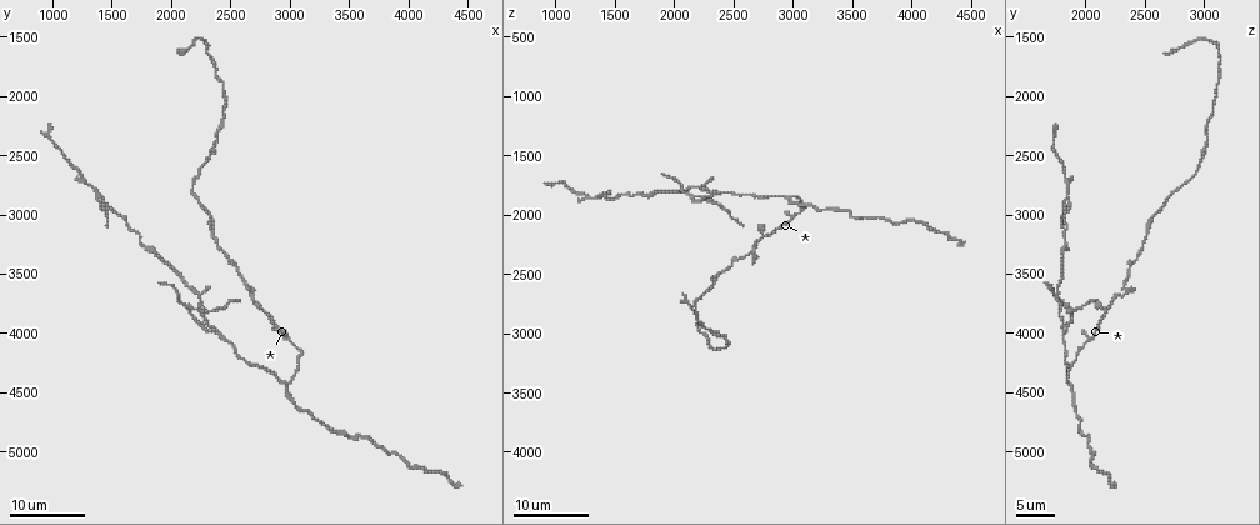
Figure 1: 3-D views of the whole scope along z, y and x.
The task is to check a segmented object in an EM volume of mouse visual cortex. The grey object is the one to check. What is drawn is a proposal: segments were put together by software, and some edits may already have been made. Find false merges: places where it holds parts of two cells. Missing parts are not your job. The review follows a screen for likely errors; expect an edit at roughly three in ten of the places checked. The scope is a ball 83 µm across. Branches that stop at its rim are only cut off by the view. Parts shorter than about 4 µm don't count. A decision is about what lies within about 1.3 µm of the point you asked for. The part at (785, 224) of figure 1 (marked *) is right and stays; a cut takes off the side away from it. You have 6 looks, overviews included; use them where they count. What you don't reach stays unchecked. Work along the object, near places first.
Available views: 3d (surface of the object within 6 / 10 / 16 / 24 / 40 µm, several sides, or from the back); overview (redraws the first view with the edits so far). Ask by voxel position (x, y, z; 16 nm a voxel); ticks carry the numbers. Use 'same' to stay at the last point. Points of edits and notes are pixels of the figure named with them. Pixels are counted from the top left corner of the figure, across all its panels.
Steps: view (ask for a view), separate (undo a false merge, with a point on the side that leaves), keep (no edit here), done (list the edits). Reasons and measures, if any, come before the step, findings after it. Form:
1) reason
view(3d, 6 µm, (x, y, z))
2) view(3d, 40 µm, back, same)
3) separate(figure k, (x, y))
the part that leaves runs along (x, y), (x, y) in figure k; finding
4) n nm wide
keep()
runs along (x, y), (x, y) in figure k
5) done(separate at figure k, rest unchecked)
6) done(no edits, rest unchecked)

calibre changes
view(3d, 24 µm, (2680, 3680, 2340))

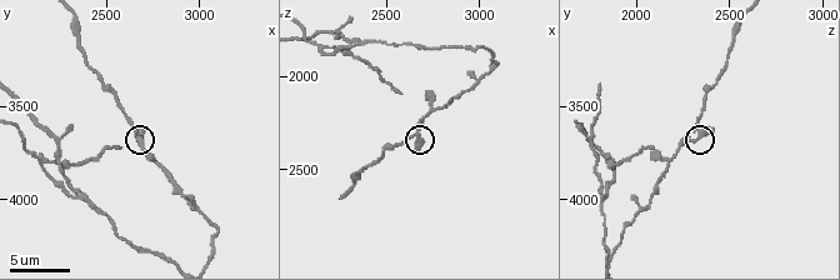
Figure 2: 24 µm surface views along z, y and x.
view(3d, 6 µm, (2680, 3660, 2320))

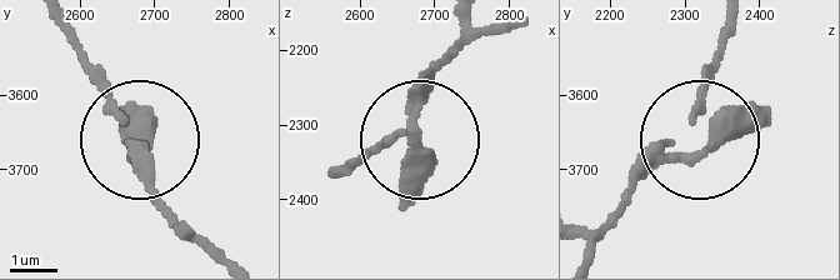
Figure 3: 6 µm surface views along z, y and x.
3 arms
keep()
runs along (500, 21), (440, 69), (413, 141), (400, 133), (349, 165) in figure 3; all the same cell

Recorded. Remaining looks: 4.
side arm on a straight run
view(3d, 10 µm, (2320, 3940, 1820))

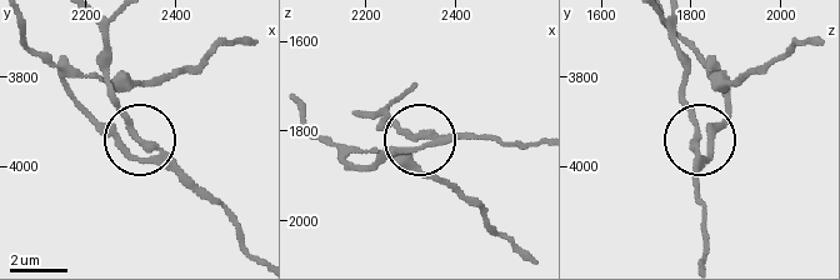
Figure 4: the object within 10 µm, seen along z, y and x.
210 nm wide
separate(figure 4, (121, 149))
the part that leaves runs along (160, 161), (134, 154), (73, 78), (163, 83), (254, 41) in figure 4; a second cell is stuck on

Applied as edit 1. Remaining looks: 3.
view(overview)

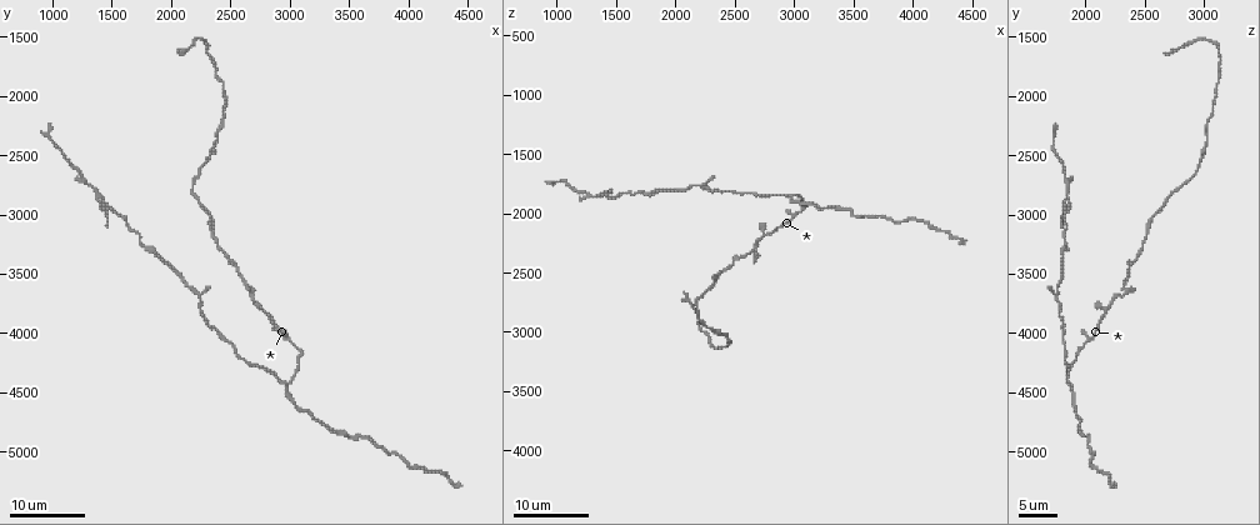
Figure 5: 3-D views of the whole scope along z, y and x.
sudden change in width
view(3d, 24 µm, (2360, 2400, 3040))

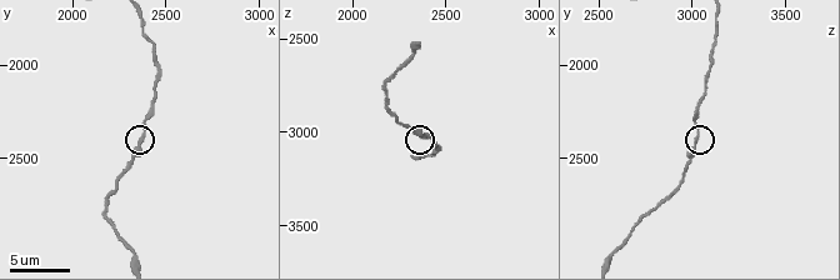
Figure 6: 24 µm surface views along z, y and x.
view(3d, 6 µm, (2360, 2420, 3020))

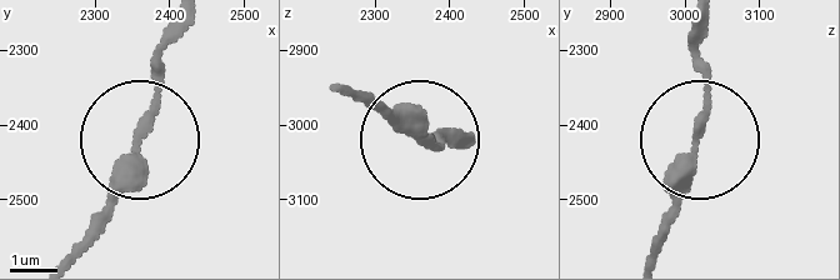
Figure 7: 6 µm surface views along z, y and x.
keep()
runs along (648, 259), (704, 128), (704, 20) in figure 7; all the same cell

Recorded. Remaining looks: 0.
done(separate at figure 4, rest unchecked)

